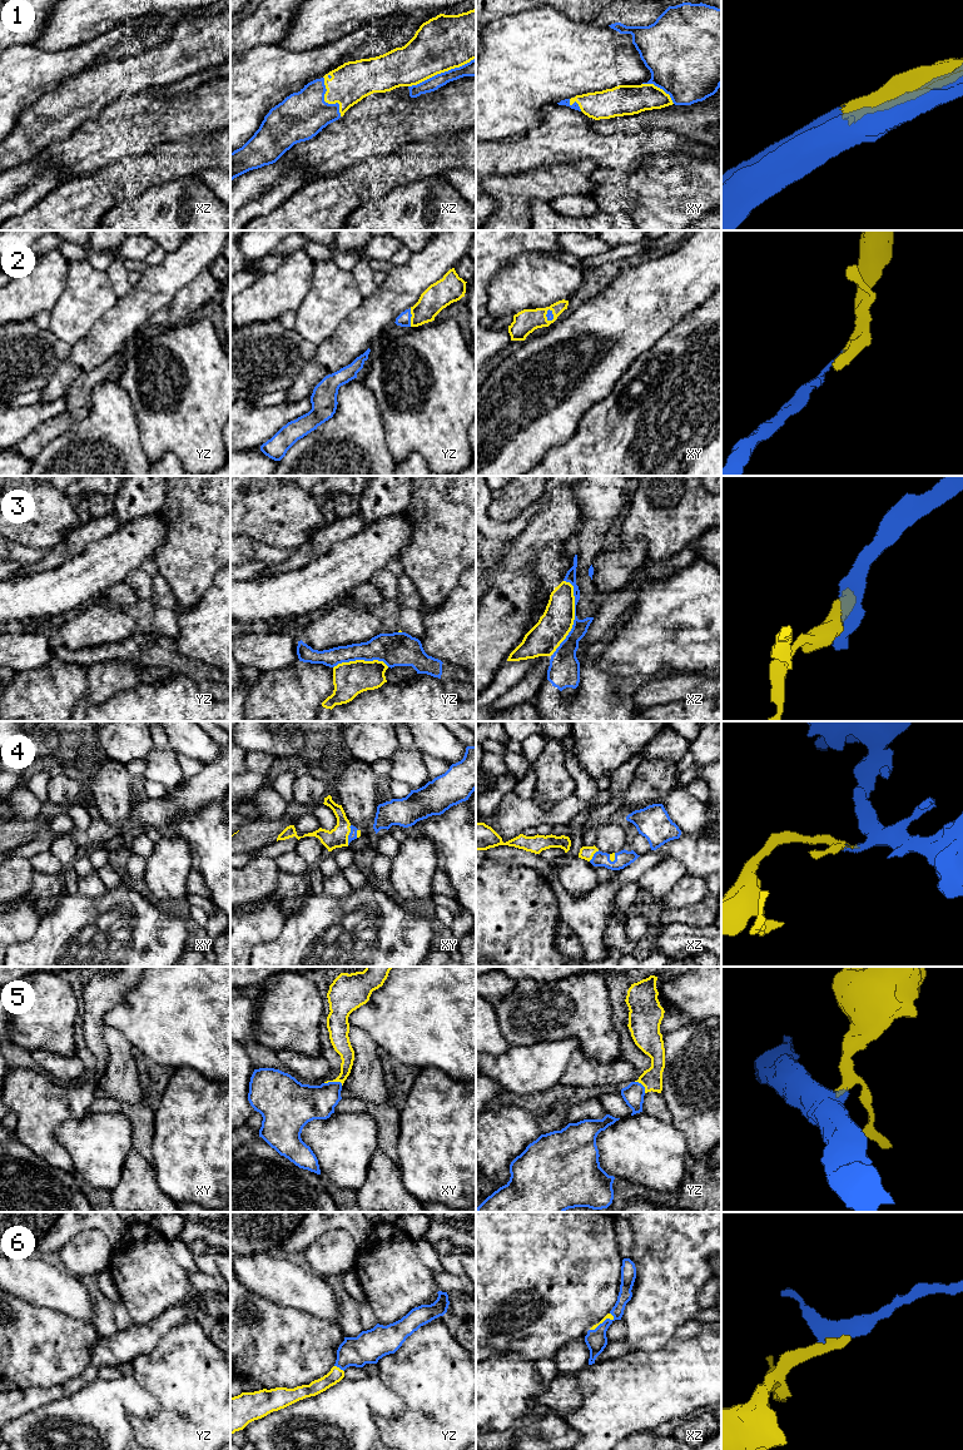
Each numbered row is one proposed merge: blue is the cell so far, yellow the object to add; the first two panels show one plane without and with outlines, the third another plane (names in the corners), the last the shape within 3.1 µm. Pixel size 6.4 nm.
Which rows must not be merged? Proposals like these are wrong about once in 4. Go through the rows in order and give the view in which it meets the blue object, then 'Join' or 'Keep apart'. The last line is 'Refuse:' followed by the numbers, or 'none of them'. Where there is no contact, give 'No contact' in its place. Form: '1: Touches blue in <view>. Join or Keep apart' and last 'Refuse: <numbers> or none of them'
1: Touches blue in xz. Join
2: Touches blue in yz. Join
3: Touches blue in xz. Keep apart
4: Touches blue in xy. Join
5: Touches blue in xy. Join
6: Touches blue in yz. Join
Refuse: 3

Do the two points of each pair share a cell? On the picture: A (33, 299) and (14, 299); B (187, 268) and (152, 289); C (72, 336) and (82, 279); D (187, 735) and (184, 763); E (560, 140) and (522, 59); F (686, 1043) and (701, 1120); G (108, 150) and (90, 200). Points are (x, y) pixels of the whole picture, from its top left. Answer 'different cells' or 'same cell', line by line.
A: same cell
B: same cell
C: same cell
D: different cells
E: different cells
F: same cell
G: different cells

